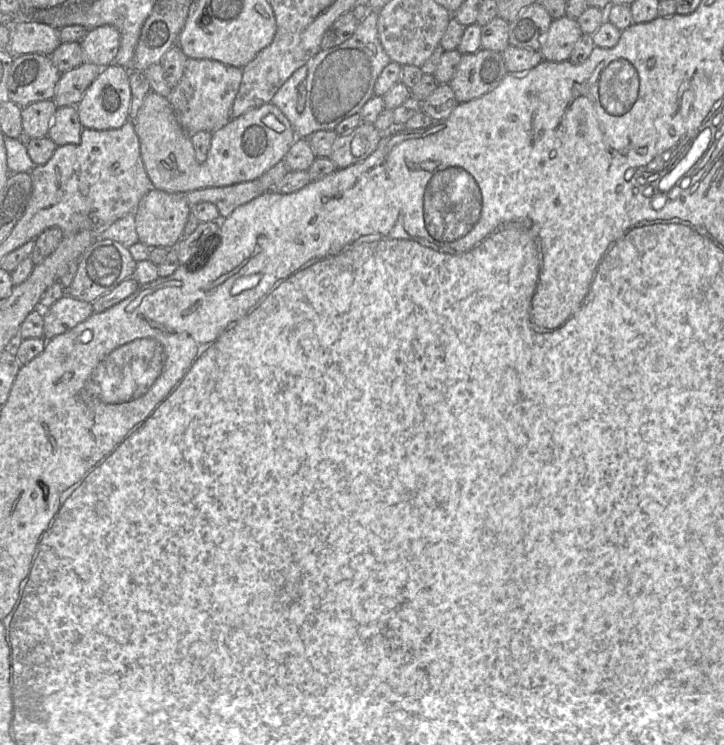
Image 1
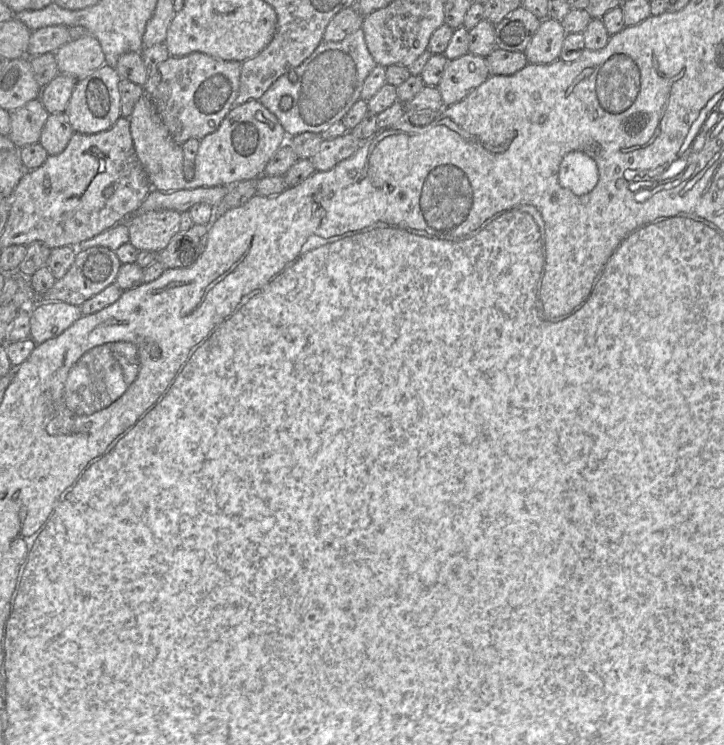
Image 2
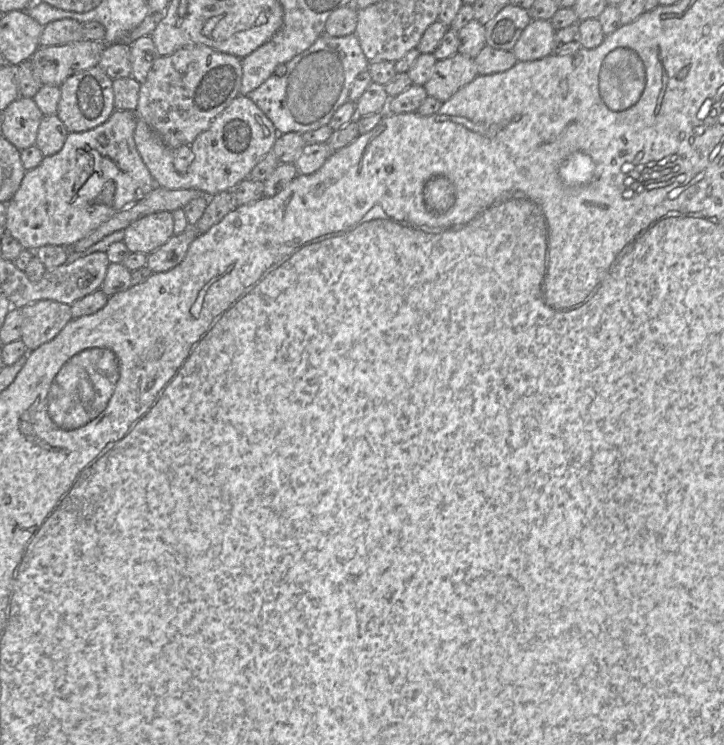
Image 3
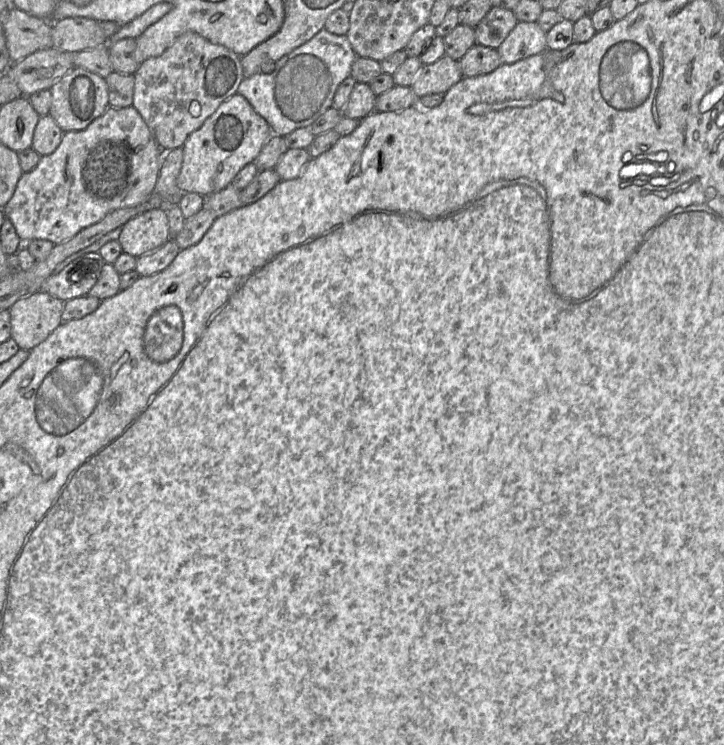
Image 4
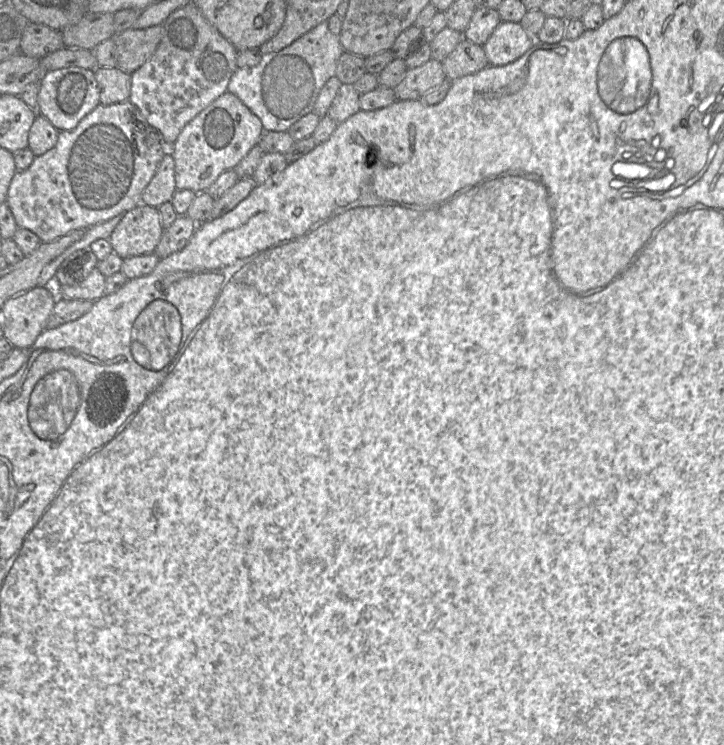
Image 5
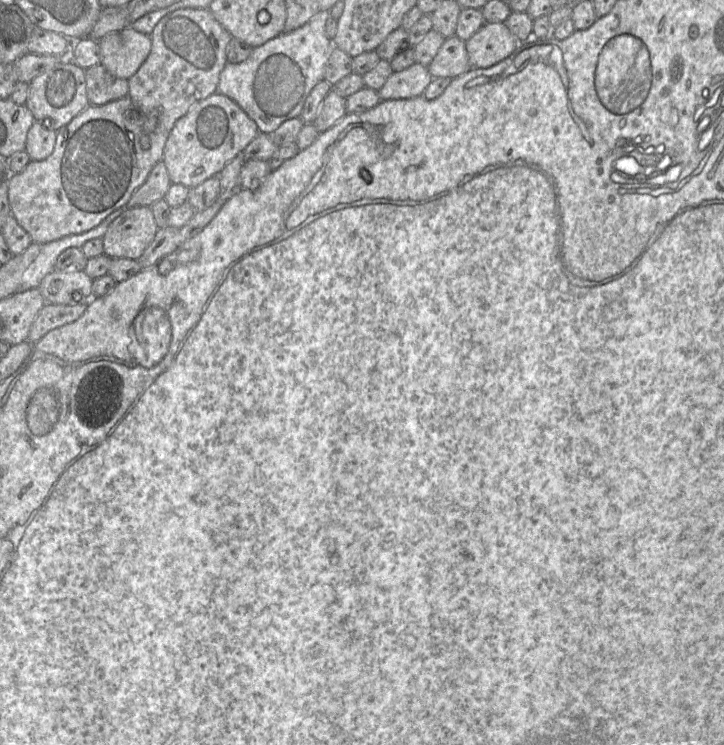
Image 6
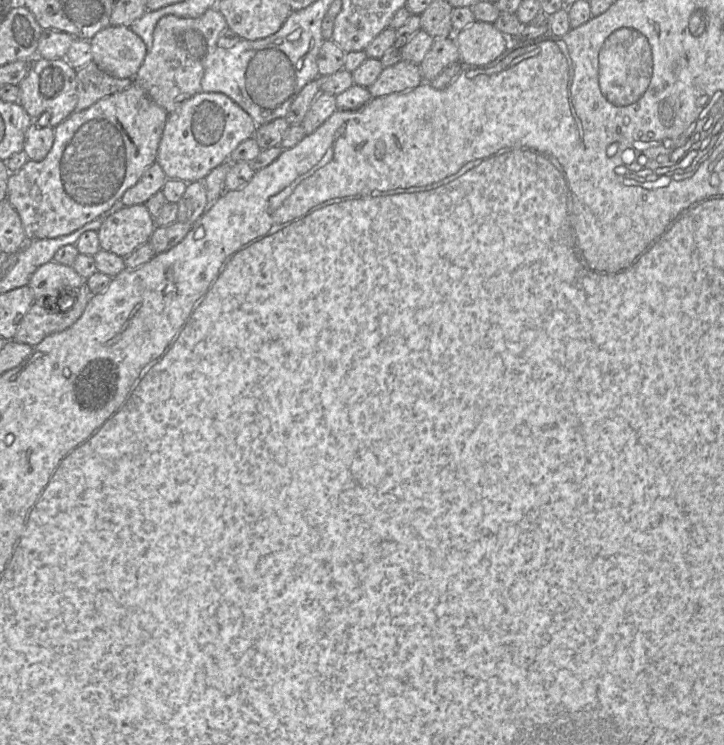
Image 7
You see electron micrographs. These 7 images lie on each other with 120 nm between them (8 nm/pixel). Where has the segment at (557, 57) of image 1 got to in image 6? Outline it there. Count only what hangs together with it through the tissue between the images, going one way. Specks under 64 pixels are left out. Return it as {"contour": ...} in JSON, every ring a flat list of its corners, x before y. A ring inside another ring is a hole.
{"contour":[[485,23,465,45,471,68,489,68,515,51,517,38,505,23]]}

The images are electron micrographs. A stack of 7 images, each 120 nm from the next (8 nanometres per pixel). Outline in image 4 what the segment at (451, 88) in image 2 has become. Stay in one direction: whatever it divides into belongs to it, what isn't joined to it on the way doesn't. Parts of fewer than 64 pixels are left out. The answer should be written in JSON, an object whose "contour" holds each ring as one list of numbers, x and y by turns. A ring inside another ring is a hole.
{"contour":[[446,55,434,63,423,65,410,88,417,98,445,94,463,78,459,61]]}

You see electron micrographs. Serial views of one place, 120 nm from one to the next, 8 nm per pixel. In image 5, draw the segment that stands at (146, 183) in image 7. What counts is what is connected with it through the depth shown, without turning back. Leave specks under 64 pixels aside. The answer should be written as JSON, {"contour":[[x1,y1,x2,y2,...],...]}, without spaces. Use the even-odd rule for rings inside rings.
{"contour":[[168,151,160,162,157,171,141,196,141,204,158,208,171,199,176,191,175,162]]}

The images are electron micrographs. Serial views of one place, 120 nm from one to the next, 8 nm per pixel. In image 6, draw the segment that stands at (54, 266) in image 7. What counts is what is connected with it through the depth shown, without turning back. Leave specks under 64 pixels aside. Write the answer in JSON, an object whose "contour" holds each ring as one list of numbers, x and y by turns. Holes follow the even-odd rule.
{"contour":[[54,269,40,283,38,289,48,304,79,304,74,300,74,292,82,294,82,303,89,303,93,297,92,291,93,279,91,279,83,270,59,271]]}

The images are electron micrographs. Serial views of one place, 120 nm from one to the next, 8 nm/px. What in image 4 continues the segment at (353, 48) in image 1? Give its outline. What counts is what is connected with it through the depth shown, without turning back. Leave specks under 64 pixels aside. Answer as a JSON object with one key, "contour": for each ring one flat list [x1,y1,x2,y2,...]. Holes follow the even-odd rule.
{"contour":[[323,28,312,39,276,61,276,67,272,73,256,73,243,78,237,94,242,95,266,120,273,135,285,137,296,129,310,126,332,107,335,92,342,81,350,76,351,67,356,58,357,55,346,35,335,35]]}

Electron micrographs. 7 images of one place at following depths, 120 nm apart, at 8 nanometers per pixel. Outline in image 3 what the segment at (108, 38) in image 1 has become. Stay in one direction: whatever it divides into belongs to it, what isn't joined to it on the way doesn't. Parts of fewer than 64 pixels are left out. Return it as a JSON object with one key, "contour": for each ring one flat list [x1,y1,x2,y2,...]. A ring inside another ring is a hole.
{"contour":[[82,39,55,46,39,46,31,56,32,71,43,85,60,86,75,73,97,66,104,45]]}

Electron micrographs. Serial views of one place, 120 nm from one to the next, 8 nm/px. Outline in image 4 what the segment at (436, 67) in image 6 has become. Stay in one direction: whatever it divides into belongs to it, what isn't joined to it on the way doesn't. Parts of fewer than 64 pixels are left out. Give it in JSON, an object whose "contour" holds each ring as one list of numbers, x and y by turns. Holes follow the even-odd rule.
{"contour":[[473,45,459,60,463,77,473,77,488,74,502,64,497,49]]}

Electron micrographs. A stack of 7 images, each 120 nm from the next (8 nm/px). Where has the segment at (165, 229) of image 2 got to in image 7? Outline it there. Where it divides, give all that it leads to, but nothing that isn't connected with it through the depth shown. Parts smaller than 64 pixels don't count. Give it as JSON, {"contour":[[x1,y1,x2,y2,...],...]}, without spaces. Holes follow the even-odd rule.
{"contour":[[145,204,126,206,100,226,100,248,125,258,149,241,156,223]]}

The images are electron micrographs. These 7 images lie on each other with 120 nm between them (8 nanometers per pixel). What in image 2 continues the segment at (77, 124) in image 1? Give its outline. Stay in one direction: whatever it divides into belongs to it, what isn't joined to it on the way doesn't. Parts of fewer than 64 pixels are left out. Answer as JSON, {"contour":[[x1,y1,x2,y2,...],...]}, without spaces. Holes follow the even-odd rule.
{"contour":[[65,113,50,114,42,129,39,143,49,156,58,155,66,149,74,133]]}

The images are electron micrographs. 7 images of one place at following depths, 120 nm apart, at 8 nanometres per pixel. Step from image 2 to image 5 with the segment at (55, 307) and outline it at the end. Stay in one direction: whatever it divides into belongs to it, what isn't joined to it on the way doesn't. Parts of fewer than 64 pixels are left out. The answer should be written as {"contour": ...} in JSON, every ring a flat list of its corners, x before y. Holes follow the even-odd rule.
{"contour":[[36,286,1,307,3,337,14,348,29,349,45,330,58,295,51,286]]}

